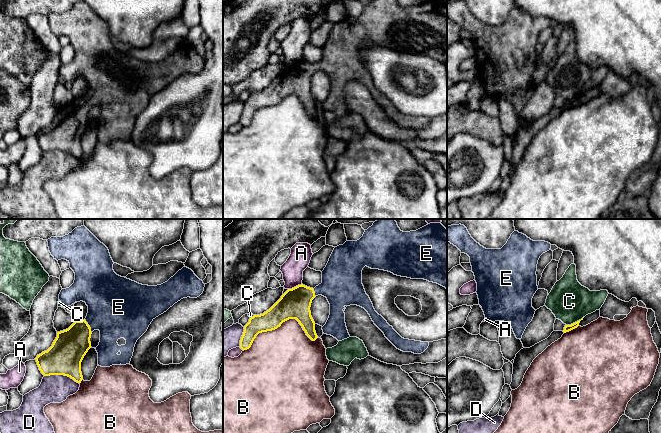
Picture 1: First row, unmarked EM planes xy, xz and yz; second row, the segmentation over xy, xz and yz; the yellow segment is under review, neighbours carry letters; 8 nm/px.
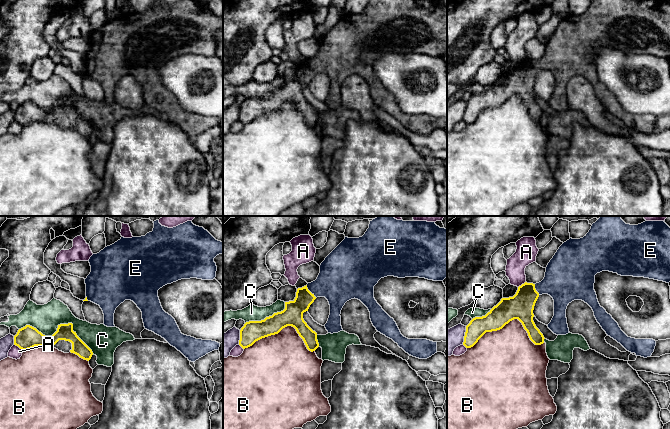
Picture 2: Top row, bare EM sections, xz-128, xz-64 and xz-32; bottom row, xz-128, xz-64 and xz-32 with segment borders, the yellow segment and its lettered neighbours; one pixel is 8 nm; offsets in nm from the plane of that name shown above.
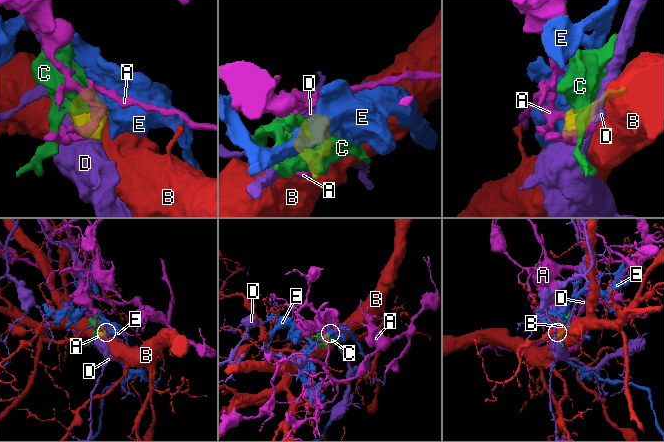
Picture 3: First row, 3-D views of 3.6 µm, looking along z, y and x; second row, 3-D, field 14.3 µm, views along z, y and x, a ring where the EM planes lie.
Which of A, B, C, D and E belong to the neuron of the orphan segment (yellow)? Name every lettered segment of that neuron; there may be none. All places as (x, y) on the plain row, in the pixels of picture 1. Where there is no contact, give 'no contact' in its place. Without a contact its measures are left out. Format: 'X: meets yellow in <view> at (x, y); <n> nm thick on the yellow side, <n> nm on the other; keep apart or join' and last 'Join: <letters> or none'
A: meets yellow in xz at (294, 63); 240 nm thick on the yellow side, 170 nm on the other; keep apart
B: meets yellow in xz at (280, 101); 240 nm thick on the yellow side, 460 nm on the other; keep apart
C: meets yellow in yz at (575, 98); 60 nm thick on the yellow side, 320 nm on the other; keep apart
D: meets yellow in xy at (61, 150); 280 nm thick on the yellow side, 220 nm on the other; keep apart
E: meets yellow in xy at (89, 102); 280 nm thick on the yellow side, 440 nm on the other; join
Join: E

